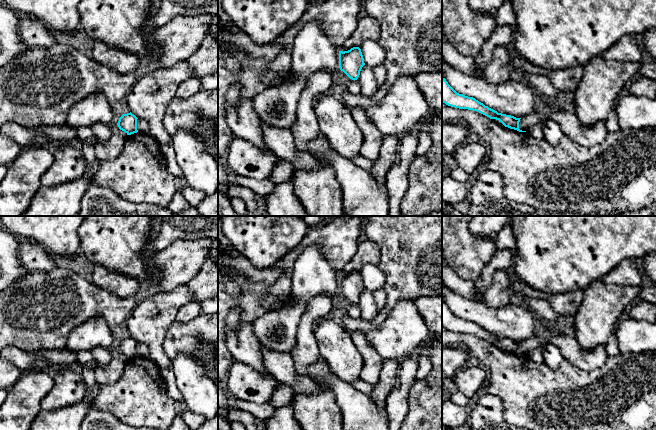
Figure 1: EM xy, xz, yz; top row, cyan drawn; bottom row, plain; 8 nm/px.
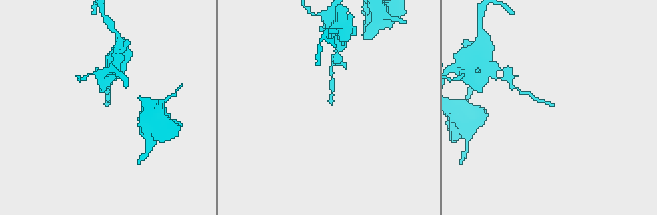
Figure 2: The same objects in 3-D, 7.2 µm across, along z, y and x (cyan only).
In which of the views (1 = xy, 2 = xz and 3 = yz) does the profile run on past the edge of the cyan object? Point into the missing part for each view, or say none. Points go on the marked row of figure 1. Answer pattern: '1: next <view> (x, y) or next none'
1: next none
2: next none
3: next none

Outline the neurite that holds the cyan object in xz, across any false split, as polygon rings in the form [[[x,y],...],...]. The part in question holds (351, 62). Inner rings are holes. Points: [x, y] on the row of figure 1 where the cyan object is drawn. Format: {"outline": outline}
{"outline": [[[353,47],[344,52],[339,51],[339,68],[350,79],[357,80],[364,65],[364,58],[359,47]]]}

